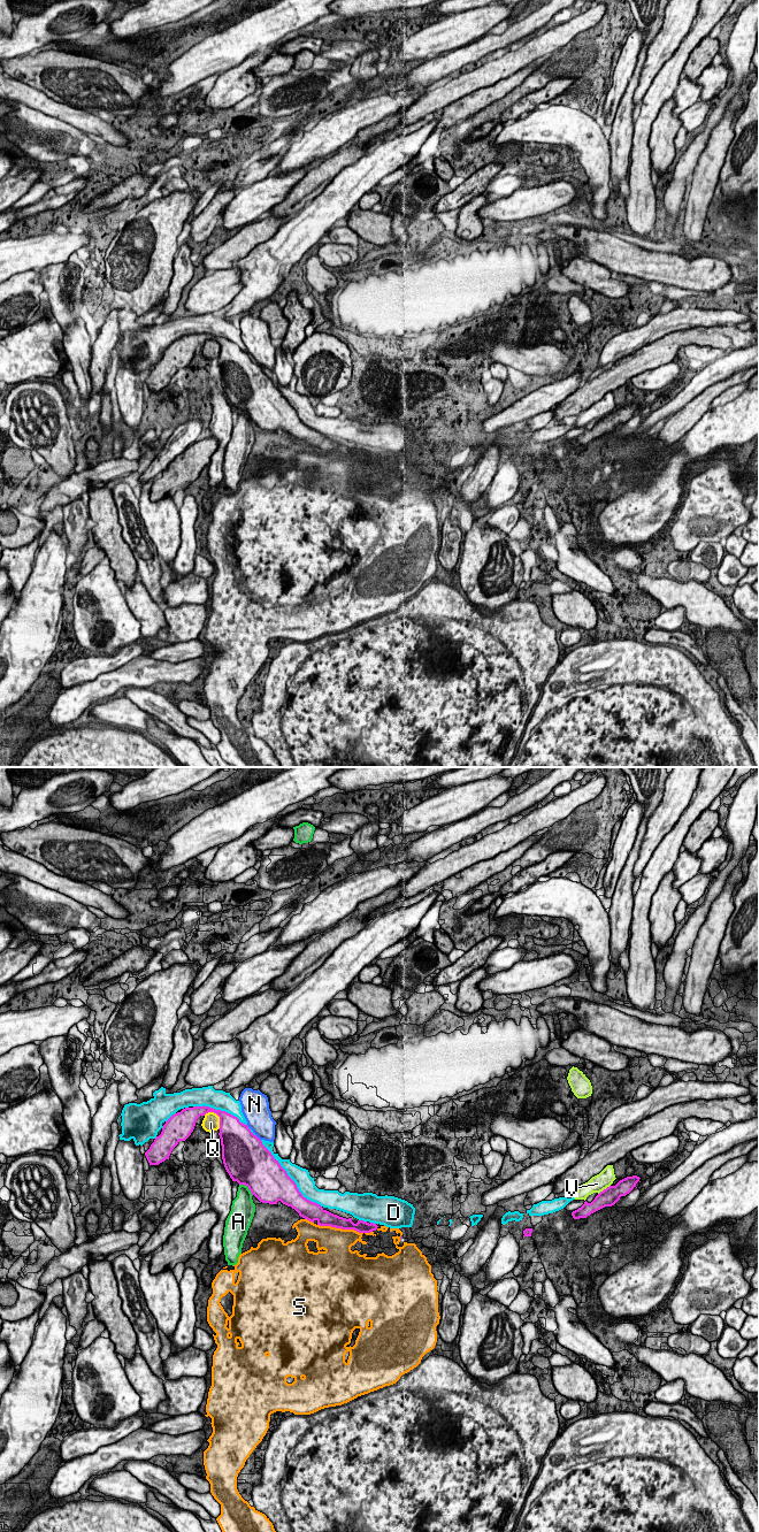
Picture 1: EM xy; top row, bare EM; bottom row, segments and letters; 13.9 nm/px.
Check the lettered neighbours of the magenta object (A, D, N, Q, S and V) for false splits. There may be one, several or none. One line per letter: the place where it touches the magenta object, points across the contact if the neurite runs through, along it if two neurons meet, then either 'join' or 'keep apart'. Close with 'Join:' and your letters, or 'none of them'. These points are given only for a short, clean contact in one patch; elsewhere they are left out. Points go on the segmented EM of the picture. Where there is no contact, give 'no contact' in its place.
A: contact xy (247, 1186); keep apart
D: contact xy (289, 1177); join
N: contact xy (258, 1138); keep apart
Q: contact xy (219, 1116); keep apart
S: contact xy (340, 1227); keep apart
V: contact xy (604, 1189); border xy (610, 1185), (598, 1194); keep apart
Join: D

